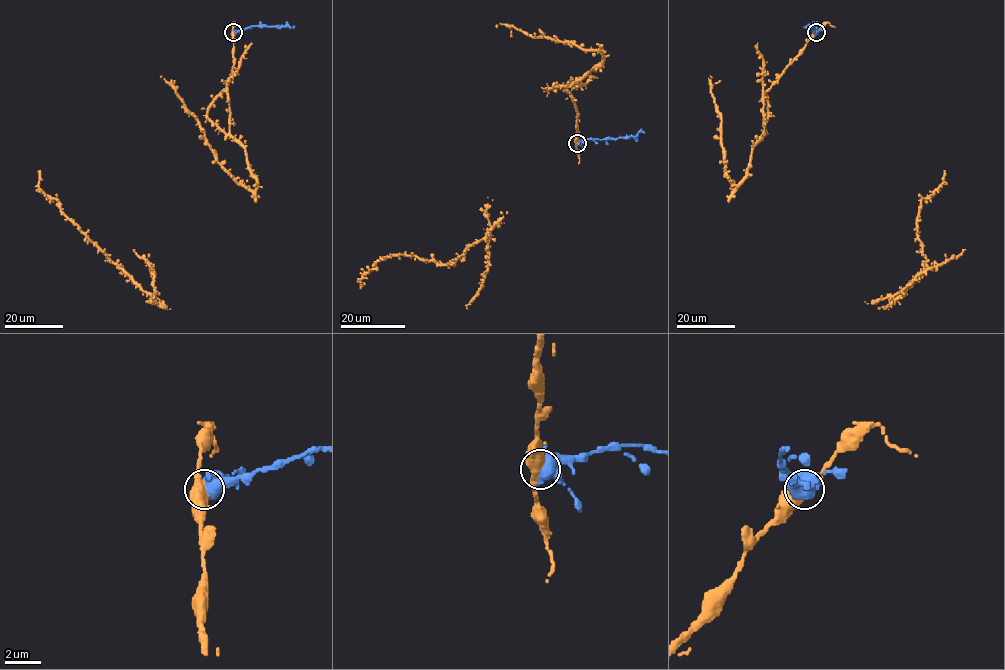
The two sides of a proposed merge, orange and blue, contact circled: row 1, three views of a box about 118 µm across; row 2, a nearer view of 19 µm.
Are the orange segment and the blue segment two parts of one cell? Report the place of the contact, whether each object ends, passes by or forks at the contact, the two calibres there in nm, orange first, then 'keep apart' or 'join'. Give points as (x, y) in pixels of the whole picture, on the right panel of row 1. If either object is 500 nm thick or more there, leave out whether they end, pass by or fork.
(816, 32) | orange passes by | blue passes by | 460/480 nm | keep apart

